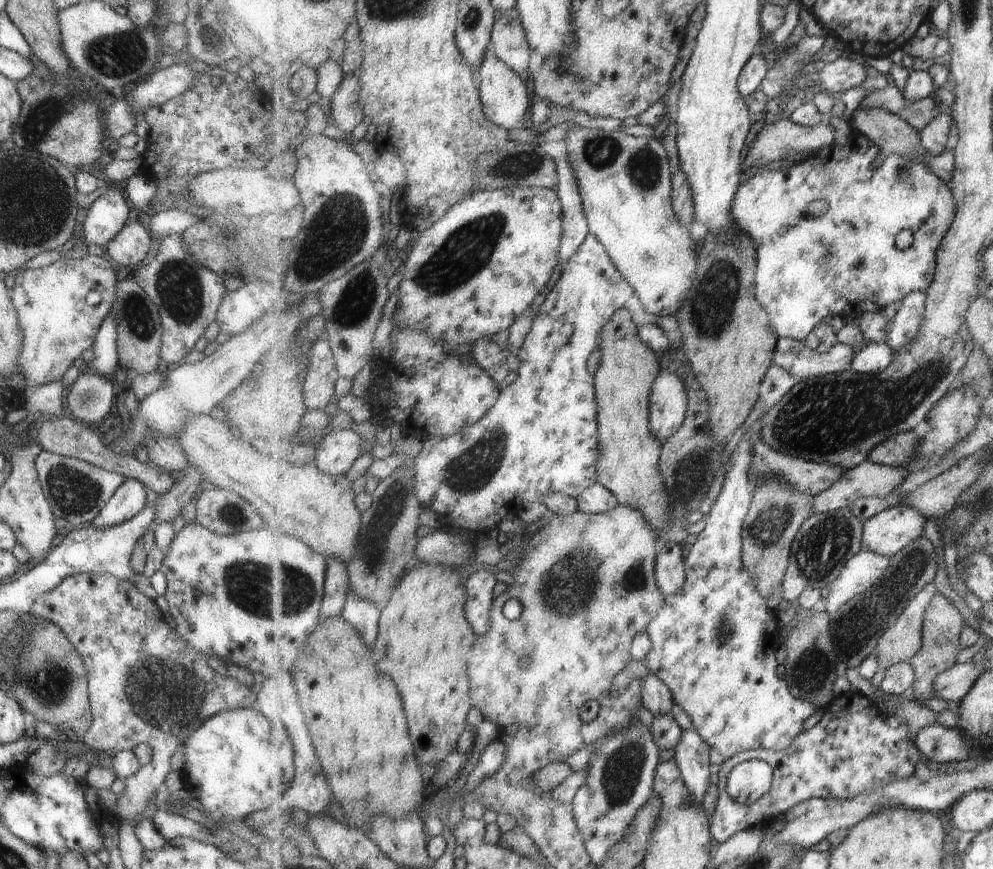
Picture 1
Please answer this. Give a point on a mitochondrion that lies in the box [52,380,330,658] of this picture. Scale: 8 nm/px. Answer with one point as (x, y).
(293, 591)

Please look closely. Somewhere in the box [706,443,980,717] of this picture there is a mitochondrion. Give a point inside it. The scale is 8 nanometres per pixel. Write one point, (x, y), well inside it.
(862, 622)

